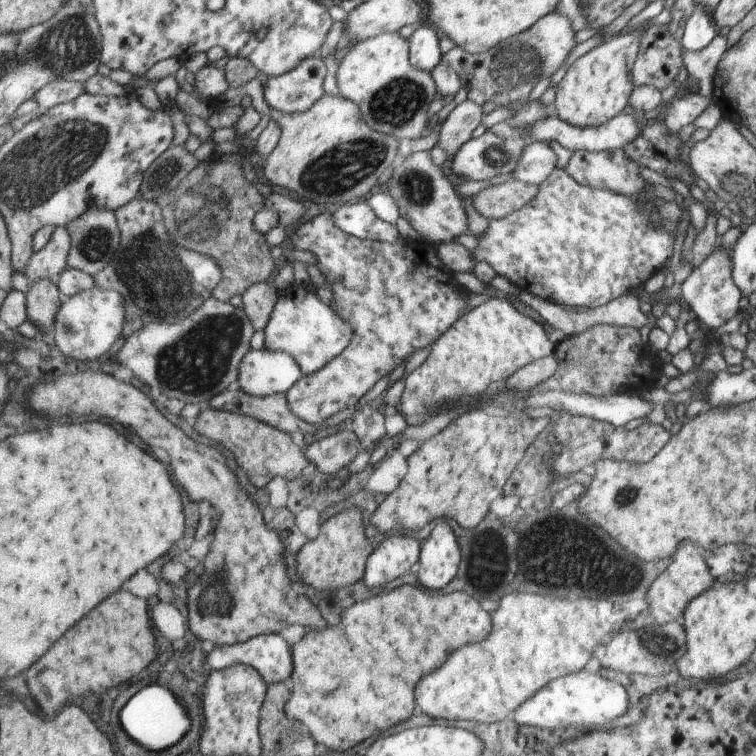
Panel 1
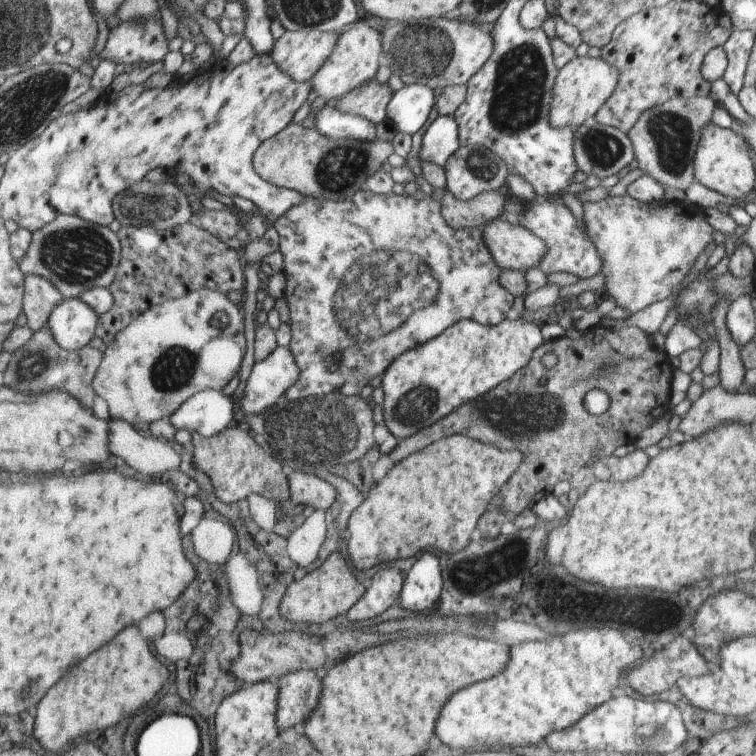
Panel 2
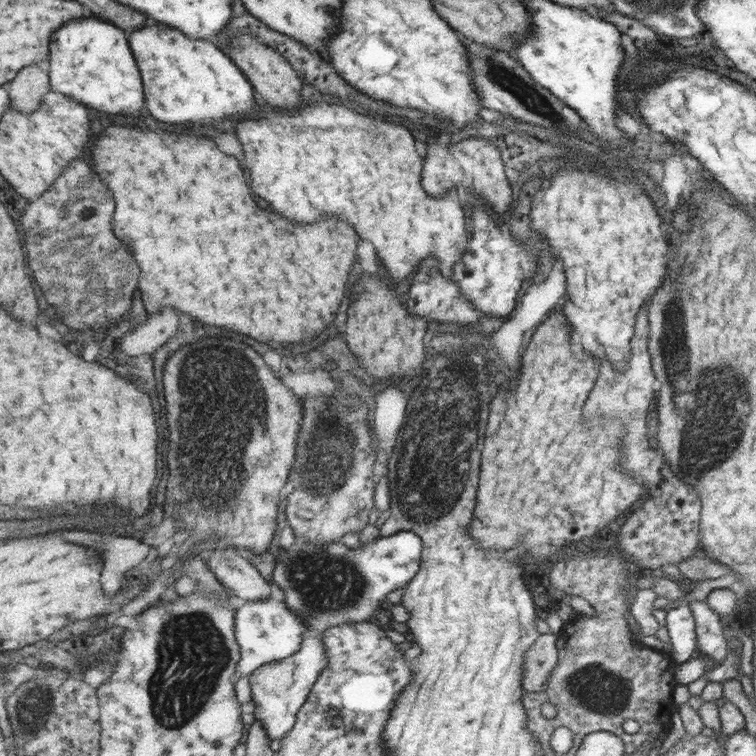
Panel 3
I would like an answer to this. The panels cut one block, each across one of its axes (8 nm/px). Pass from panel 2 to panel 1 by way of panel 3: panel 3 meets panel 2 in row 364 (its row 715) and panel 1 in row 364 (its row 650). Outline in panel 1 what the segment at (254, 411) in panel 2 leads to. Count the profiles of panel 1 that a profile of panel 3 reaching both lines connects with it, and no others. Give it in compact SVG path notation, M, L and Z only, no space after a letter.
M292 285L279 293L274 310L265 326L264 349L288 353L297 361L301 376L308 377L336 358L349 345L353 328L337 315L330 305L321 302L310 285Z

